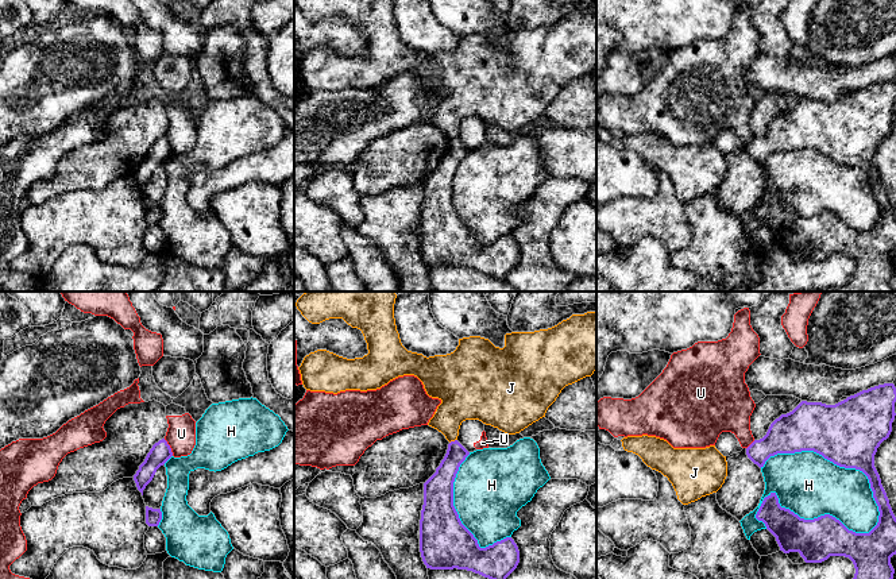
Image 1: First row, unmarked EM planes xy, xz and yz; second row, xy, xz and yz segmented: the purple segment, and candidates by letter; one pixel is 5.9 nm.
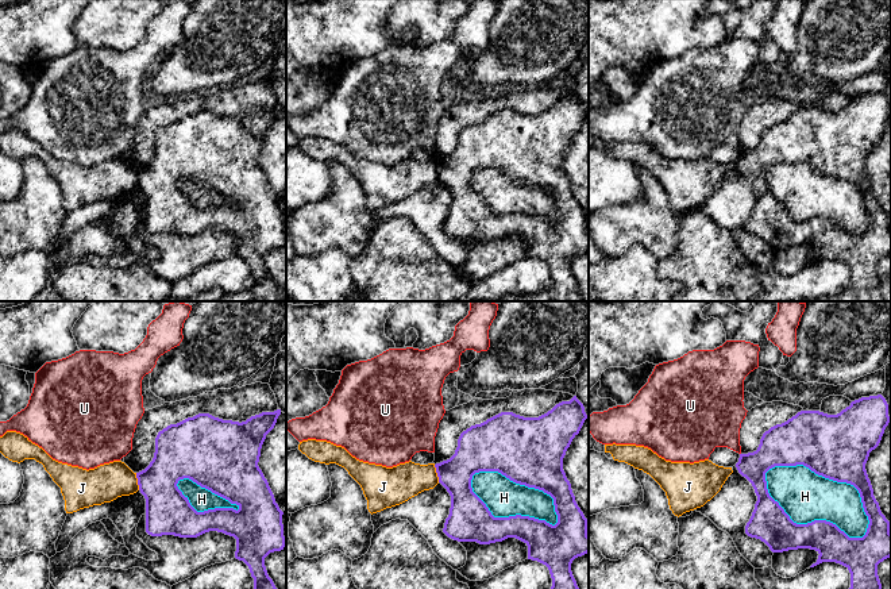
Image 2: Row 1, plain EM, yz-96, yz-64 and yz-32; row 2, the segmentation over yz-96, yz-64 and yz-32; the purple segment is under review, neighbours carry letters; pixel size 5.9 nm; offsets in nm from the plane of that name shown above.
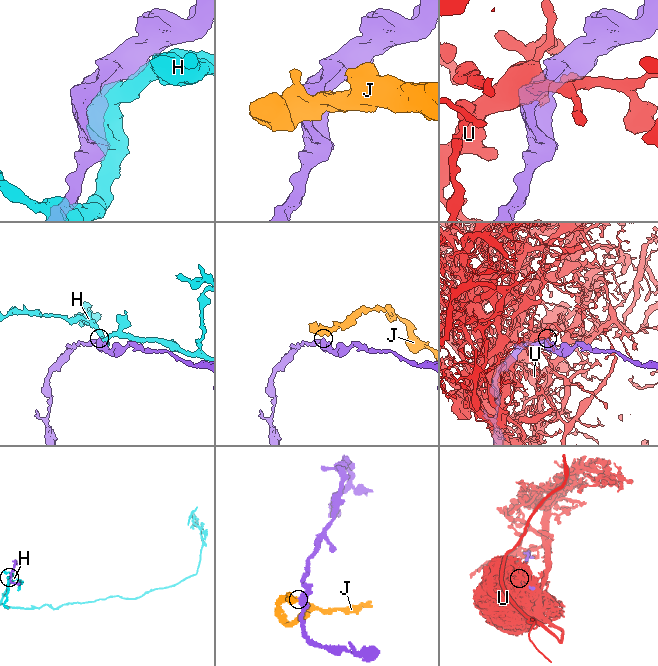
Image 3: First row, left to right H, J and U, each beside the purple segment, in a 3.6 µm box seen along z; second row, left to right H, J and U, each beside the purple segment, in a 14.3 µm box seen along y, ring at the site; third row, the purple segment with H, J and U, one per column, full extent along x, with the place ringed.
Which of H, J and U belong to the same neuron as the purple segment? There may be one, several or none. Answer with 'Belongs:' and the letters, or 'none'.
Belongs: none

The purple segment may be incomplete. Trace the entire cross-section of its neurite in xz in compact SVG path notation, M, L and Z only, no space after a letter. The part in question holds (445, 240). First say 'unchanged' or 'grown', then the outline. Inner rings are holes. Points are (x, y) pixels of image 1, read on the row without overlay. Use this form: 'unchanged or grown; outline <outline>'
unchanged; outline M457 138L451 139L436 170L424 181L421 255L430 267L467 267L495 279L505 279L520 260L514 238L506 235L480 246L453 204L453 180L468 153Z

